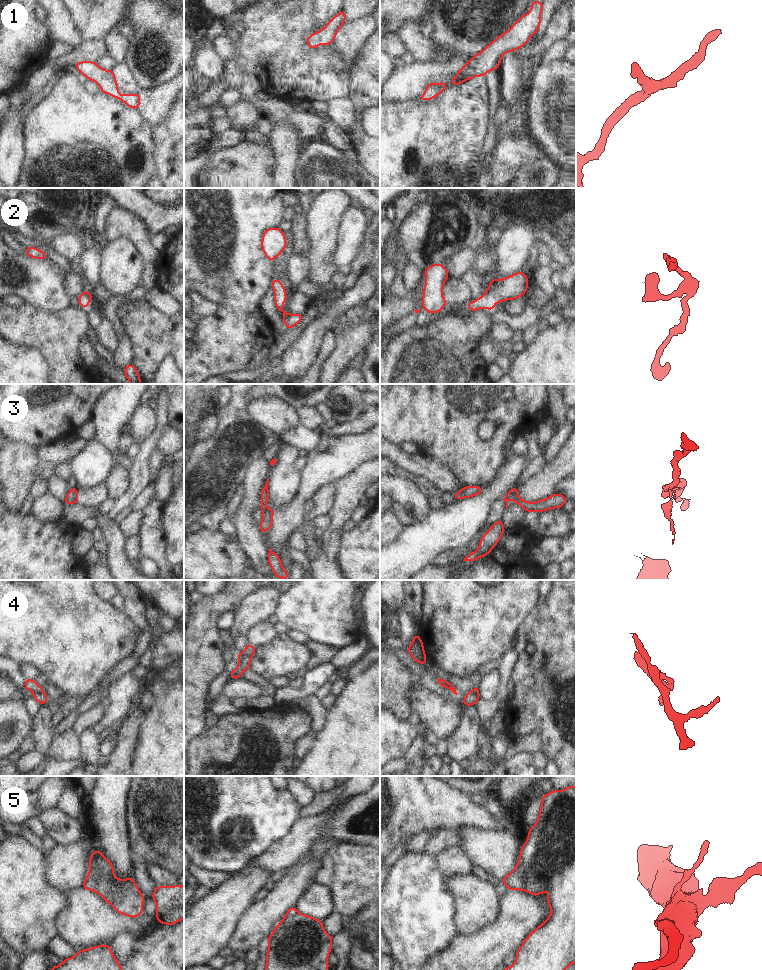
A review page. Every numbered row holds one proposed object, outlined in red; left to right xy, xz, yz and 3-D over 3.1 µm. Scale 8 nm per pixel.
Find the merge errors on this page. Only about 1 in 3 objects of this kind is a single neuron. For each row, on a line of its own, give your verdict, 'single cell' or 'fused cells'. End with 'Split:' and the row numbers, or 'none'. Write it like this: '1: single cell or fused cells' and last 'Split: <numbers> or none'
1: single cell
2: single cell
3: fused cells
4: fused cells
5: fused cells
Split: 3, 4, 5

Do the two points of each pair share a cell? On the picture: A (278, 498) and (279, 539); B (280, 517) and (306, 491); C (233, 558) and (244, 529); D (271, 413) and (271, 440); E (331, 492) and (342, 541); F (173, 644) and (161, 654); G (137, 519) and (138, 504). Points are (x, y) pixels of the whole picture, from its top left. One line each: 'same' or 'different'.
A: different
B: same
C: different
D: different
E: different
F: same
G: different

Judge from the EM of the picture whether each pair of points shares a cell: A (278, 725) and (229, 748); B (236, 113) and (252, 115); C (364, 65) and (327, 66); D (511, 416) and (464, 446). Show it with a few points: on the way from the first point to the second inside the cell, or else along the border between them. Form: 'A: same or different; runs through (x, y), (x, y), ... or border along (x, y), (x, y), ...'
A: same; runs through (265, 725), (257, 722), (240, 735)
B: same; runs through (240, 113), (248, 115)
C: different; border along (351, 74), (351, 94), (349, 96)
D: same; runs through (503, 430), (489, 446), (478, 446)

